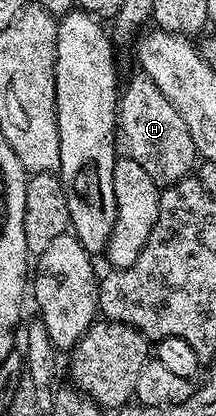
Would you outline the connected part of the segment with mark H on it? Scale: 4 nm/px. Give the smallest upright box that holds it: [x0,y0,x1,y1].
[119,75,199,186]

